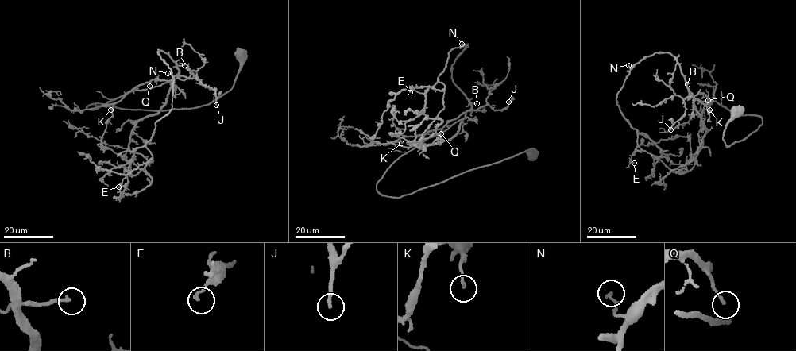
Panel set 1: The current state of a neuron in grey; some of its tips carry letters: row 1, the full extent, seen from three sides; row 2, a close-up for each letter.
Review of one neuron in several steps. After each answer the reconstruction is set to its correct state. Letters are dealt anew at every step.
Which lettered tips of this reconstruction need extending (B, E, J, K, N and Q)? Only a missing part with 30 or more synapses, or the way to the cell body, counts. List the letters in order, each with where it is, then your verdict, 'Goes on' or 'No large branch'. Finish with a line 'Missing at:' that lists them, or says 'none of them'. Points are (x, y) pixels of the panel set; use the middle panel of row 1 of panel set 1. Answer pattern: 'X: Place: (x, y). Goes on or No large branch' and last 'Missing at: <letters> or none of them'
B: Place: (477, 103). No large branch
E: Place: (410, 92). No large branch
J: Place: (508, 102). Goes on
K: Place: (401, 143). No large branch
N: Place: (461, 44). No large branch
Q: Place: (441, 133). No large branch
Missing at: J

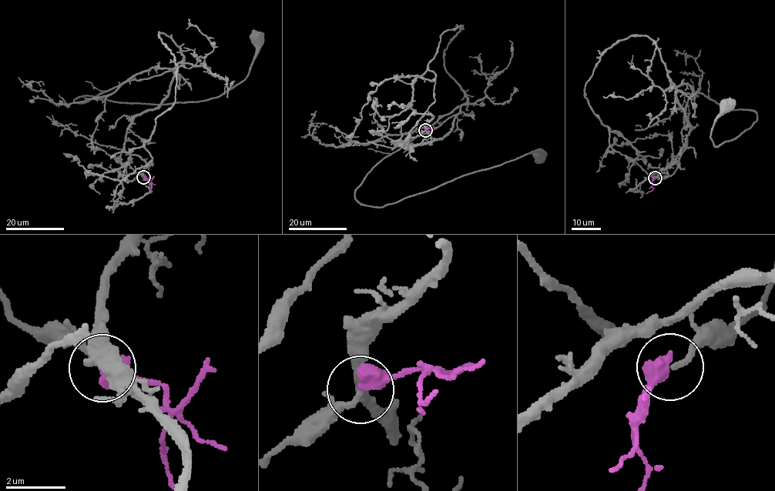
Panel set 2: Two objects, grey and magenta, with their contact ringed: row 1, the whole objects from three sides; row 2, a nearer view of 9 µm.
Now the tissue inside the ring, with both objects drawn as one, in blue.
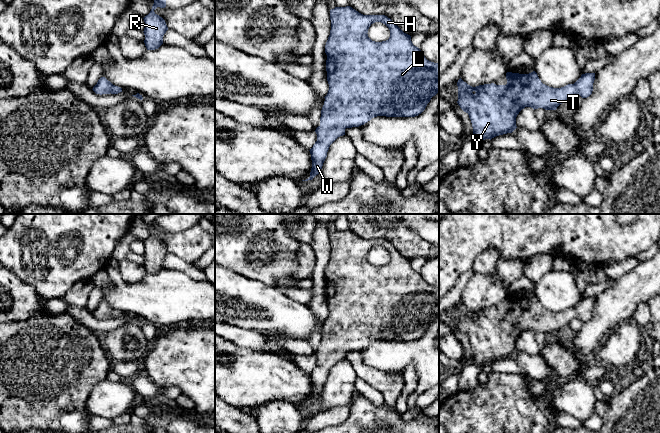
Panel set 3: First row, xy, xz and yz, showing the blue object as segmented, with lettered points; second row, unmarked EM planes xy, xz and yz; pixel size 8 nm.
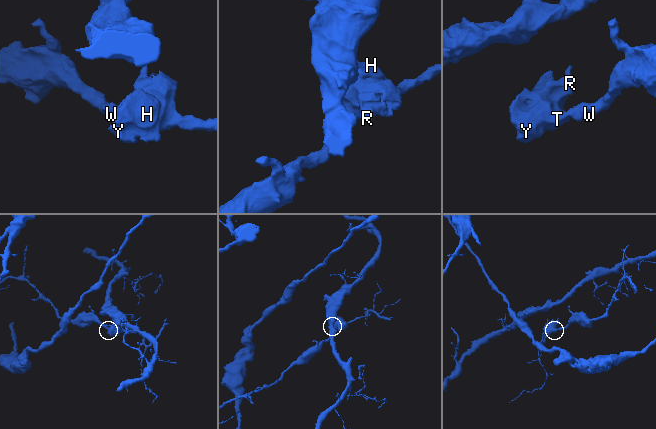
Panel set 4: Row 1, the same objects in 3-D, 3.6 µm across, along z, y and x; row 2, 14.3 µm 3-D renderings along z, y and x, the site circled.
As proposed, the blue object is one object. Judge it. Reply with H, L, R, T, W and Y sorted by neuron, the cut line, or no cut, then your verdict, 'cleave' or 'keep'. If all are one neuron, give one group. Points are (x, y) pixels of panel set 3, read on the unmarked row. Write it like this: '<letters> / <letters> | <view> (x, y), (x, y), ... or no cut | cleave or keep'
H L R T W Y | no cut | keep

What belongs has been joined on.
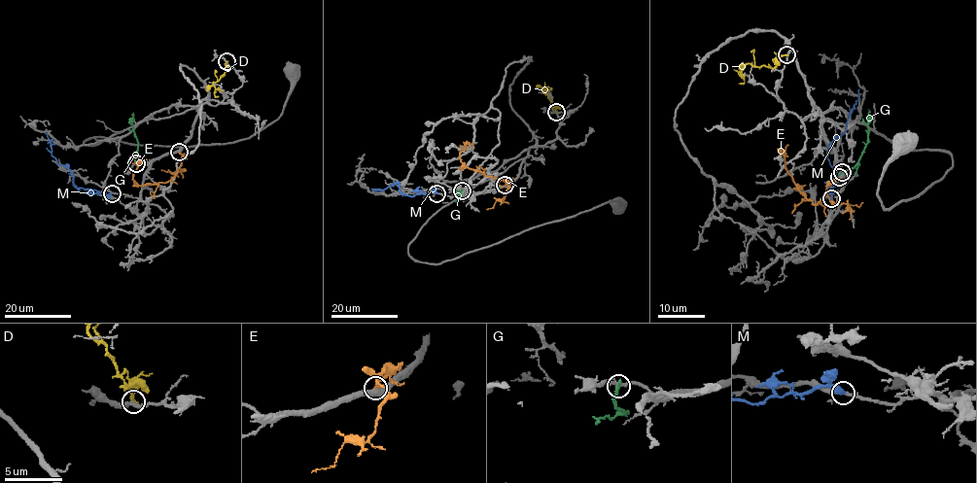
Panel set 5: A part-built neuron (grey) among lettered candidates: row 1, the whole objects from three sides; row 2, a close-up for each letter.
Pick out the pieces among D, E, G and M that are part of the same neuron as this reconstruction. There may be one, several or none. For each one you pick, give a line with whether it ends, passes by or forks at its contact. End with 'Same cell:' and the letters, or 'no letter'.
E: it ends
Same cell: E

